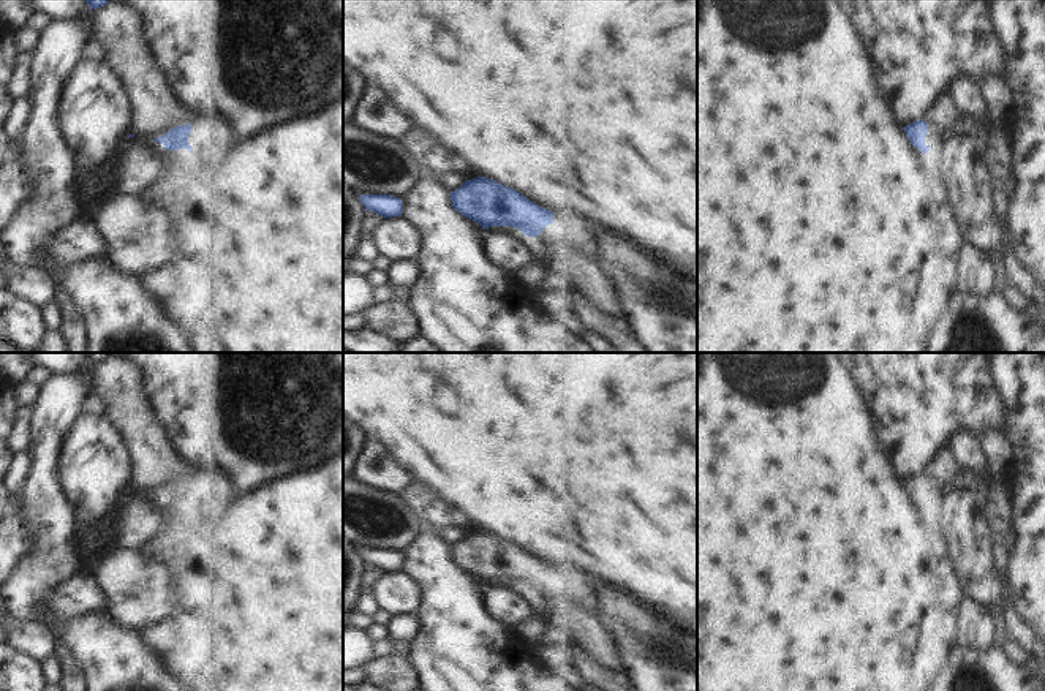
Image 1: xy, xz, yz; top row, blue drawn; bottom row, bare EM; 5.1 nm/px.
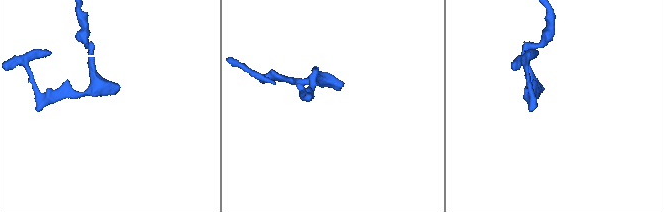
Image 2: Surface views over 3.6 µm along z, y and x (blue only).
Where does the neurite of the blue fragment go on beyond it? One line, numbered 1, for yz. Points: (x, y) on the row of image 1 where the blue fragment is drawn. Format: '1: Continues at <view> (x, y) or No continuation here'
1: Continues at yz (930, 139)

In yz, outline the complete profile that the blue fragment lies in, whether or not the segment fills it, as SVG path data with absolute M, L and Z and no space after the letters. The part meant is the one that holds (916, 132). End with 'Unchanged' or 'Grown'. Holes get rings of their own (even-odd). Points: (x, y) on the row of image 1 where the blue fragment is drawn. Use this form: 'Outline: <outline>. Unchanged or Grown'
Outline: M919 120L904 126L904 131L911 144L922 153L926 153L930 147L937 141L937 138L933 134L933 128L925 120Z. Grown

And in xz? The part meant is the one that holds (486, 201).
Outline: M487 177L466 180L451 191L452 207L466 218L490 226L519 228L525 236L541 232L555 245L574 245L598 269L602 250L591 223L577 213L553 213L515 190Z. Grown

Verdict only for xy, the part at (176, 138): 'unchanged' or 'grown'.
grown

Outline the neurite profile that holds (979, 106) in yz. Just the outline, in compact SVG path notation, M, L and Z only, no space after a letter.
M969 76L956 77L949 89L966 125L966 133L987 158L996 158L1001 141L1001 104L990 89Z

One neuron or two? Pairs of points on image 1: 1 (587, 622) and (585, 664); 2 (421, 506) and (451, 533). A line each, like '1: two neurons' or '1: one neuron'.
1: two neurons
2: two neurons

